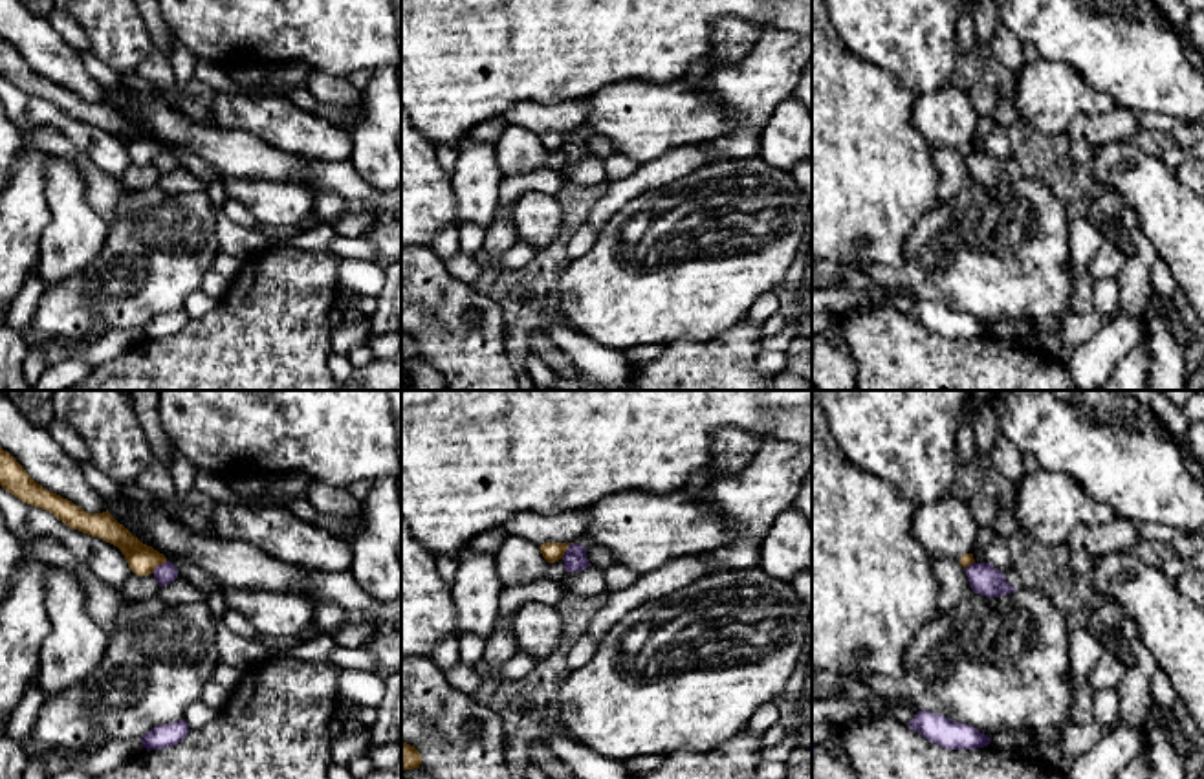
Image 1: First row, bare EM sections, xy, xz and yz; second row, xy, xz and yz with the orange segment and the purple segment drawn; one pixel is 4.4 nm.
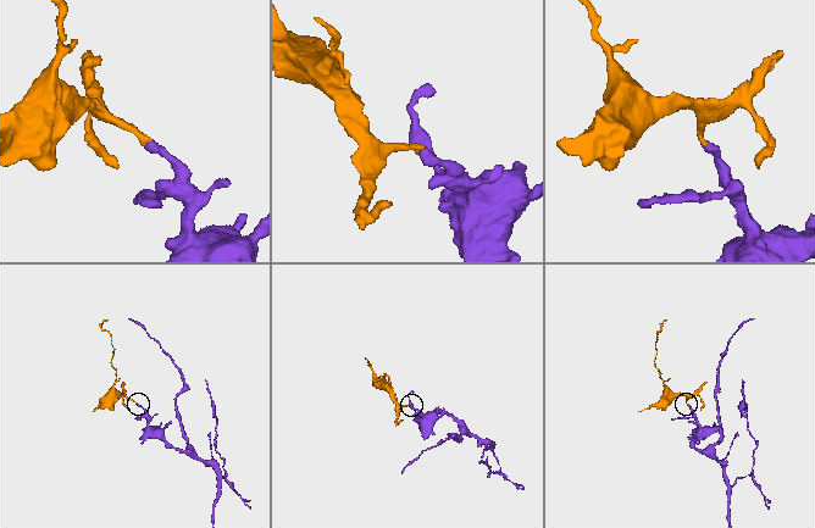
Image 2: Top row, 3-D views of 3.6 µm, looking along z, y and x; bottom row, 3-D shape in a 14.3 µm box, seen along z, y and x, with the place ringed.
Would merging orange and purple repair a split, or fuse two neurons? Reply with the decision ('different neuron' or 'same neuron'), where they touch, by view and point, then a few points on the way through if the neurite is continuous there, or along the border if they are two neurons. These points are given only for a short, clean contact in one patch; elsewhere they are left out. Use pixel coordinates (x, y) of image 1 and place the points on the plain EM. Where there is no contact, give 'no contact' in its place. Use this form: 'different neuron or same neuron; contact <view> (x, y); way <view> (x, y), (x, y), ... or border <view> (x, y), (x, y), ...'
different neuron; contact xz (567, 136); border xz (576, 131), (561, 147)

